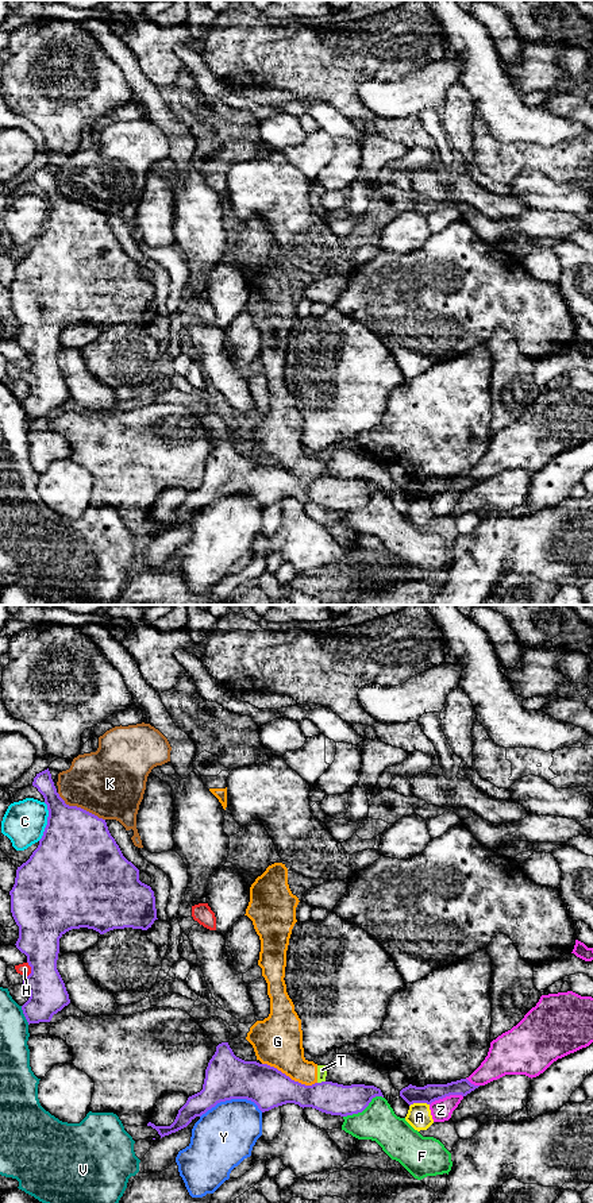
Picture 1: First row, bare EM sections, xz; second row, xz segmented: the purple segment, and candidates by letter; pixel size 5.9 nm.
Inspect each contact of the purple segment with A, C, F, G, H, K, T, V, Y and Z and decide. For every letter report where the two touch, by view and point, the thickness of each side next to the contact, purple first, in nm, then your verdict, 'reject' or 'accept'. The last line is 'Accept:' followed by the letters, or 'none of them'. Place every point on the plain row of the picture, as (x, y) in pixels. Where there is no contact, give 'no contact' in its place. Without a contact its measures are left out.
A: xz (419, 497) | 110/150 nm | reject
C: xz (47, 216) | 460/260 nm | reject
F: xz (364, 504) | 190/220 nm | reject
G: xz (288, 471) | 240/300 nm | reject
H: xz (31, 365) | 260/70 nm | reject
K: xz (80, 203) | 440/420 nm | reject
T: xz (322, 477) | 190/60 nm | reject
V: xz (24, 411) | 220/180 nm | reject
Y: xz (231, 493) | 260/360 nm | reject
Z: xz (446, 490) | 110/130 nm | reject
Accept: none of them

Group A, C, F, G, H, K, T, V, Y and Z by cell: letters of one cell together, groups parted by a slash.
A / C / F G T / H / K / V / Y / Z

